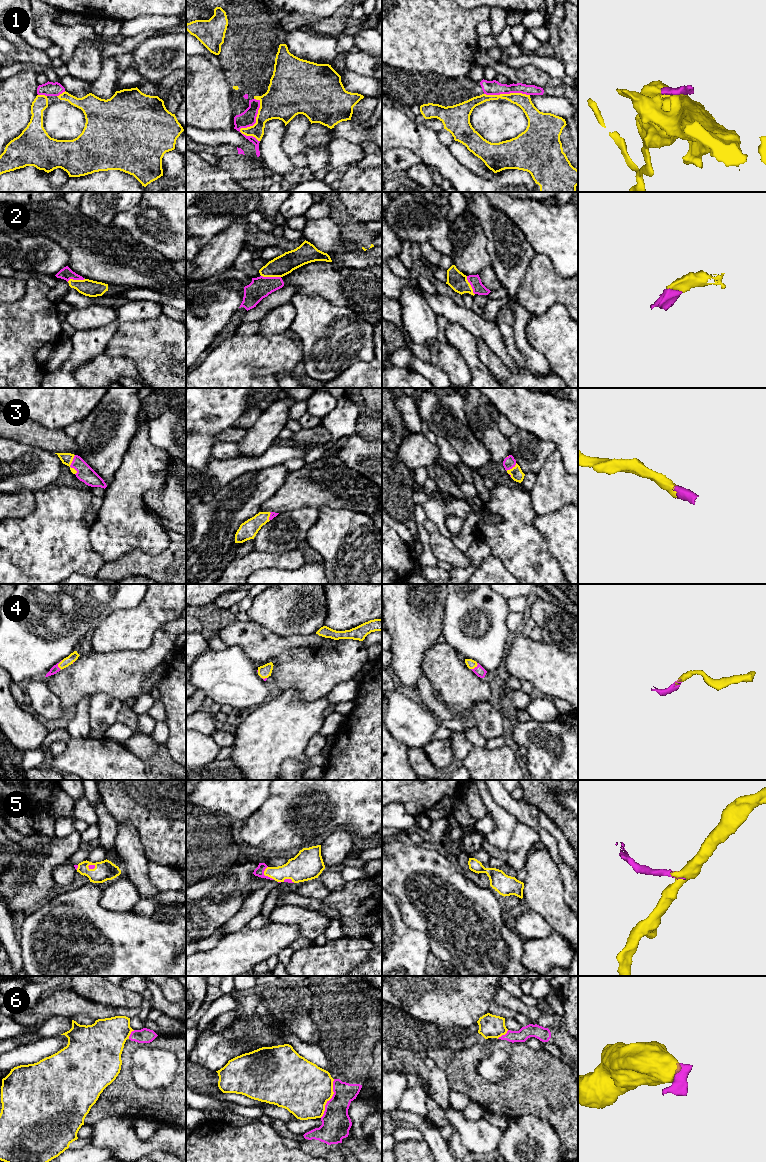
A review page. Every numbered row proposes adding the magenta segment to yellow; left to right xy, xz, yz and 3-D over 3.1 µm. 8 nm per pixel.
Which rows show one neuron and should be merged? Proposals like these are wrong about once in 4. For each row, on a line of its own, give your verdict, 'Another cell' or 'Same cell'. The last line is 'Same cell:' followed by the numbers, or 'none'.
1: Another cell
2: Same cell
3: Same cell
4: Same cell
5: Same cell
6: Another cell
Same cell: 2, 3, 4, 5

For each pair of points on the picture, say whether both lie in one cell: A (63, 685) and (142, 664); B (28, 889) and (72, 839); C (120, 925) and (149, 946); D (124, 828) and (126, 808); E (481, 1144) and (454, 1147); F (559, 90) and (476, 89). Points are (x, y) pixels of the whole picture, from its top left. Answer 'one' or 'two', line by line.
A: one
B: one
C: one
D: two
E: two
F: one

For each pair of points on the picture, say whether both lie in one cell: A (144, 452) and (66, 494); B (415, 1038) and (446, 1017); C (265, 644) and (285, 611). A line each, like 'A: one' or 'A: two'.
A: two
B: two
C: two

